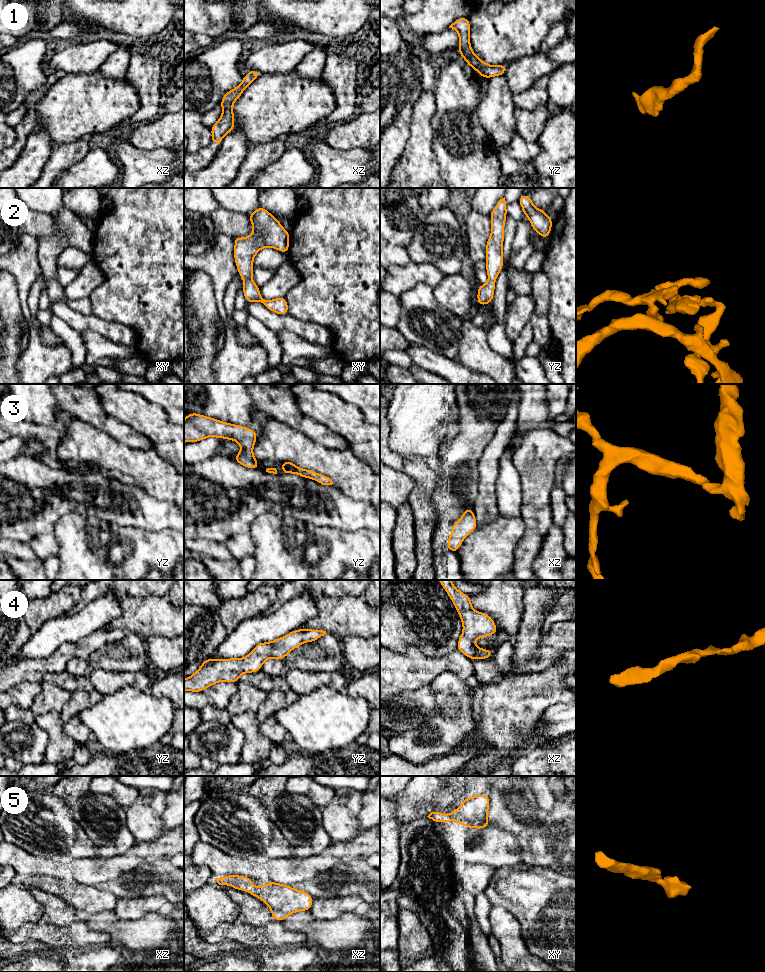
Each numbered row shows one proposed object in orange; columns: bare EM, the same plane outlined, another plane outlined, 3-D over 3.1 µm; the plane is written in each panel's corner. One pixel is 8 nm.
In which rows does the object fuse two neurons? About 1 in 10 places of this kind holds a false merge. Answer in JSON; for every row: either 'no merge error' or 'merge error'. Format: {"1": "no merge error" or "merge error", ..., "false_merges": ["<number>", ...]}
{"1": "no merge error", "2": "no merge error", "3": "no merge error", "4": "no merge error", "5": "no merge error", "false_merges": []}

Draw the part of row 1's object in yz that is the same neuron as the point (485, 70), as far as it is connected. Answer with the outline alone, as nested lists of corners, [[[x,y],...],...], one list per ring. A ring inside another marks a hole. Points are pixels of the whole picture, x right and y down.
[[[462,17],[456,19],[449,28],[456,30],[459,34],[459,52],[458,54],[461,55],[466,63],[472,68],[477,71],[482,77],[485,79],[494,77],[494,76],[501,76],[504,75],[506,72],[507,65],[496,65],[492,66],[480,58],[476,56],[476,54],[472,51],[471,43],[469,39],[471,25],[469,23],[469,19],[466,17]]]

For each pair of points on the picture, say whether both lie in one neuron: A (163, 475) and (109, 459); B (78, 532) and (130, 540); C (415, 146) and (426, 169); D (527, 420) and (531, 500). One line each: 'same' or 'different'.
A: same
B: same
C: same
D: same

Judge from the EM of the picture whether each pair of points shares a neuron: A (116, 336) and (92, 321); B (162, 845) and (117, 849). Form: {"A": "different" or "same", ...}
{"A": "same", "B": "different"}

